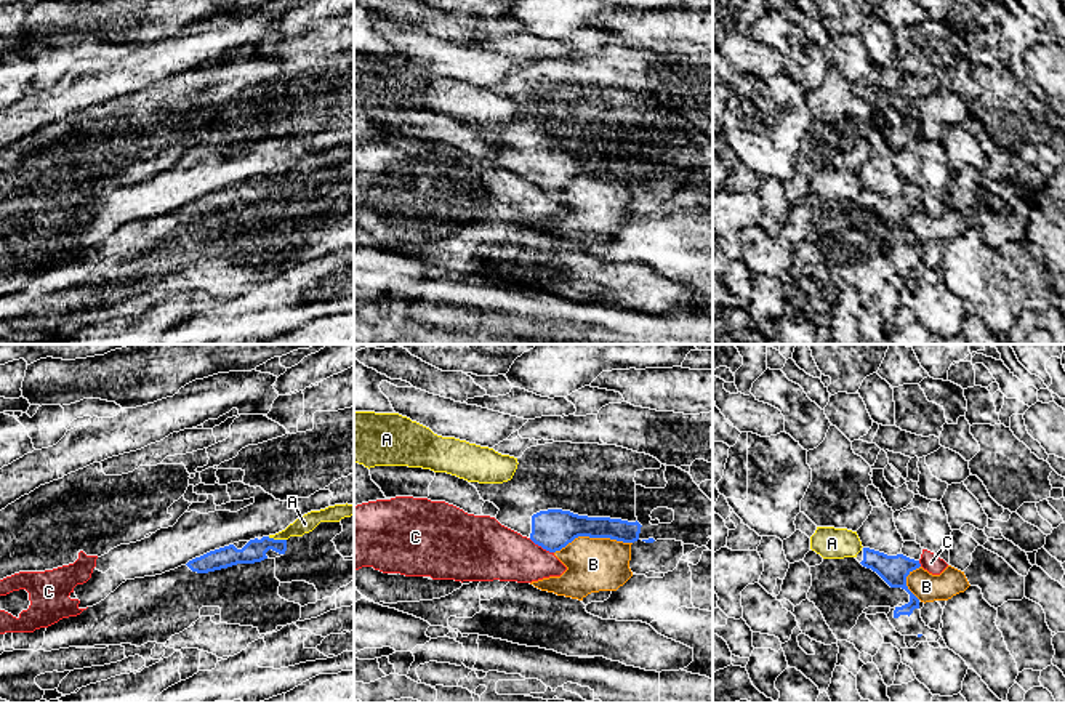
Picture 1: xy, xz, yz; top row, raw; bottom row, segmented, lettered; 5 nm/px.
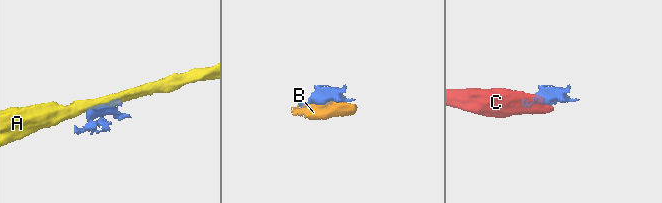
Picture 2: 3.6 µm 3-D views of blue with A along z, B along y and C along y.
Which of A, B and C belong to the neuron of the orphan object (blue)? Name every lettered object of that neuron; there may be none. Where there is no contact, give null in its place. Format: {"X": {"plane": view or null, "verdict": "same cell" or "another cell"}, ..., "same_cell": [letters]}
{"A": {"plane": "xy", "verdict": "another cell"}, "B": {"plane": "xz", "verdict": "another cell"}, "C": {"plane": "xz", "verdict": "another cell"}, "same_cell": []}

